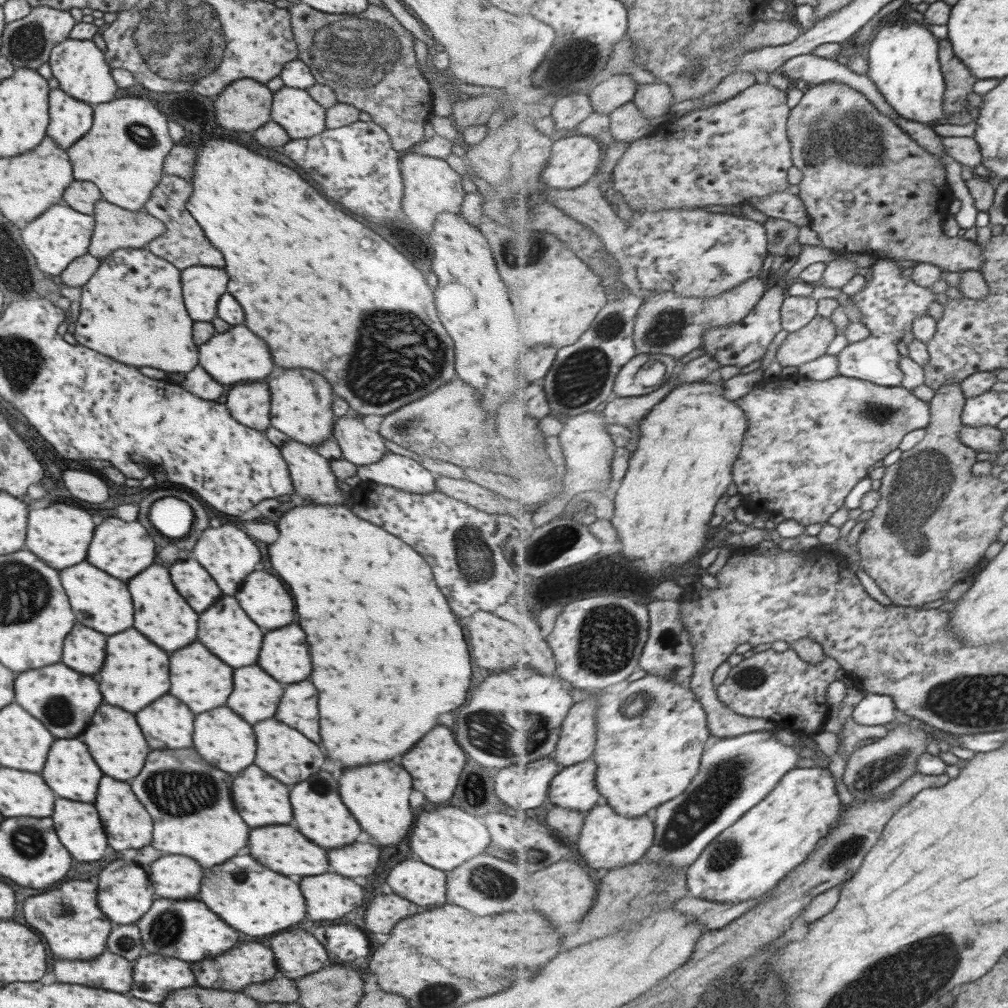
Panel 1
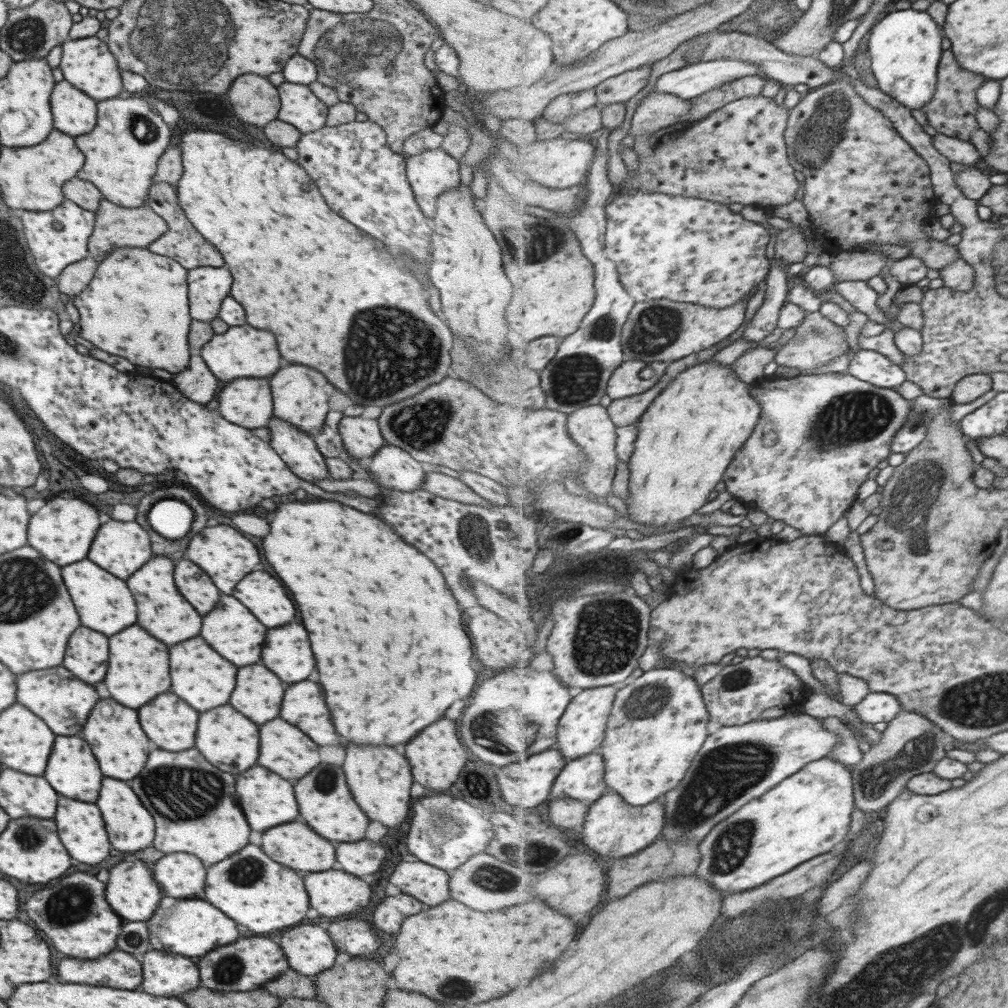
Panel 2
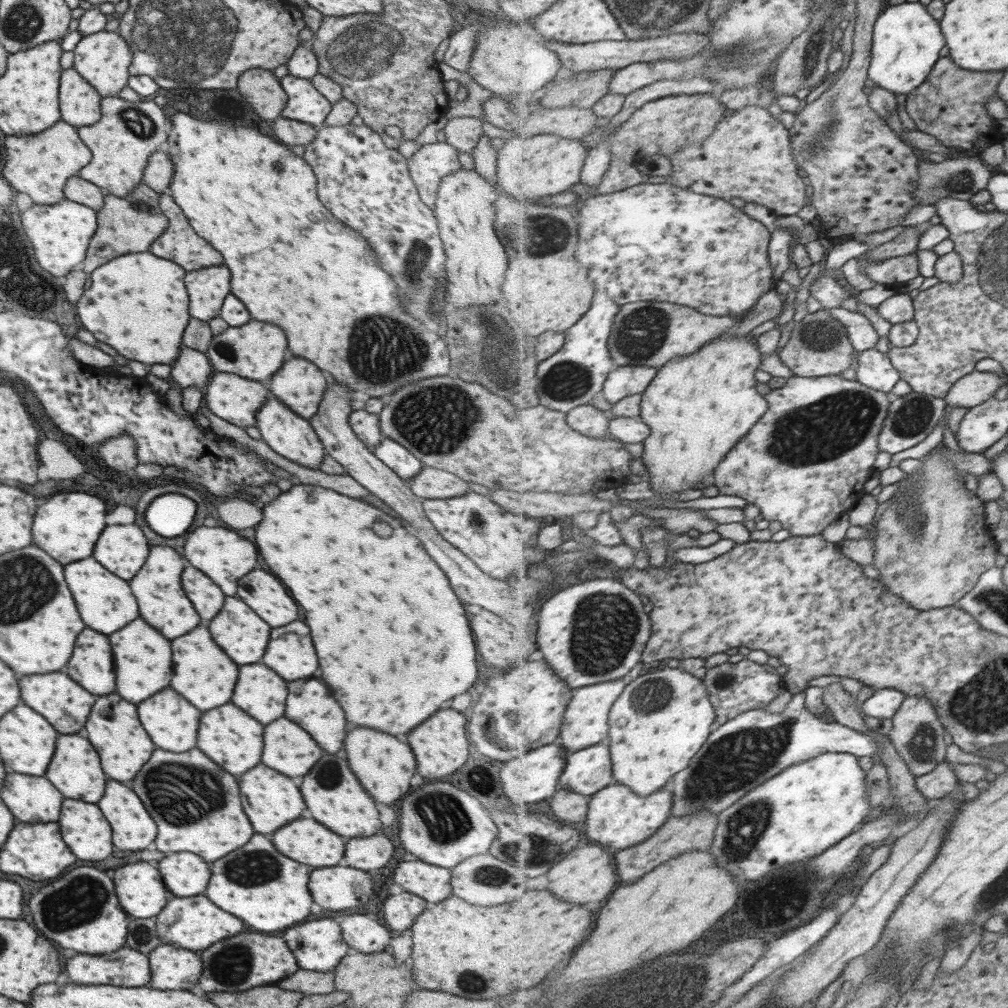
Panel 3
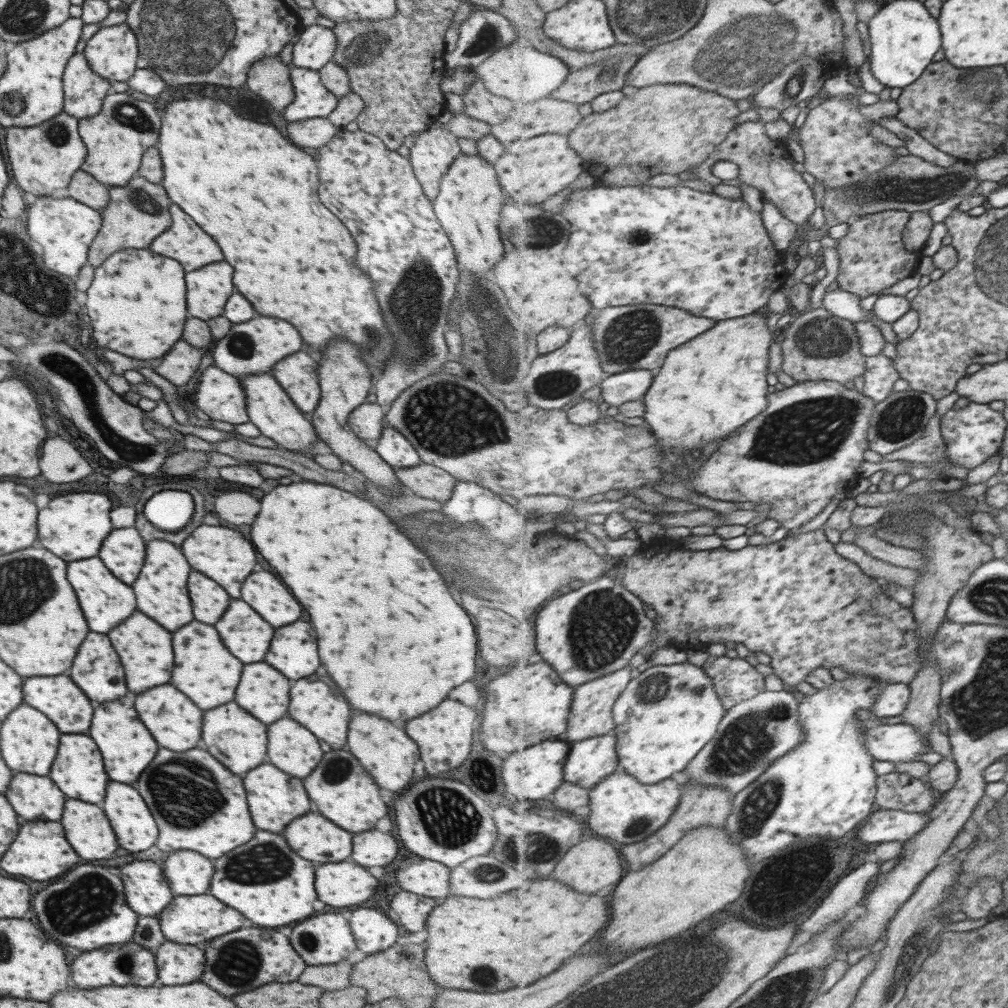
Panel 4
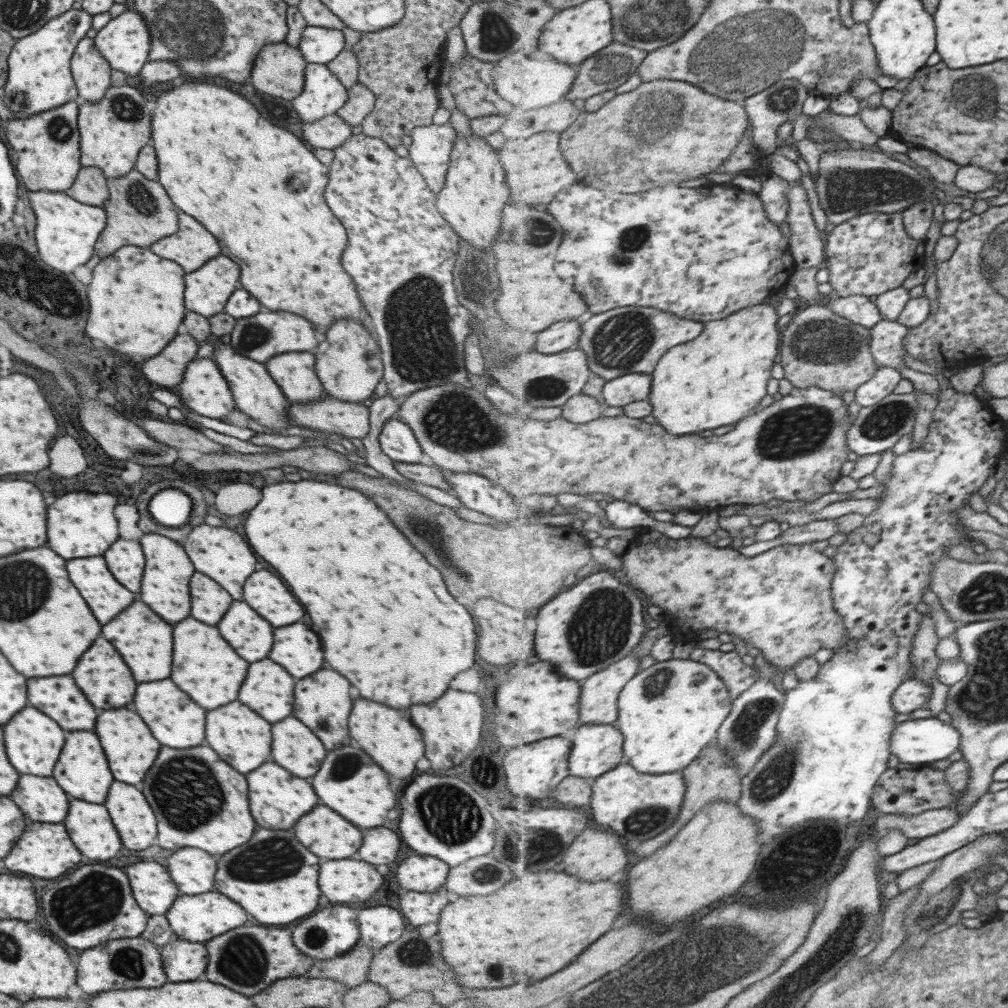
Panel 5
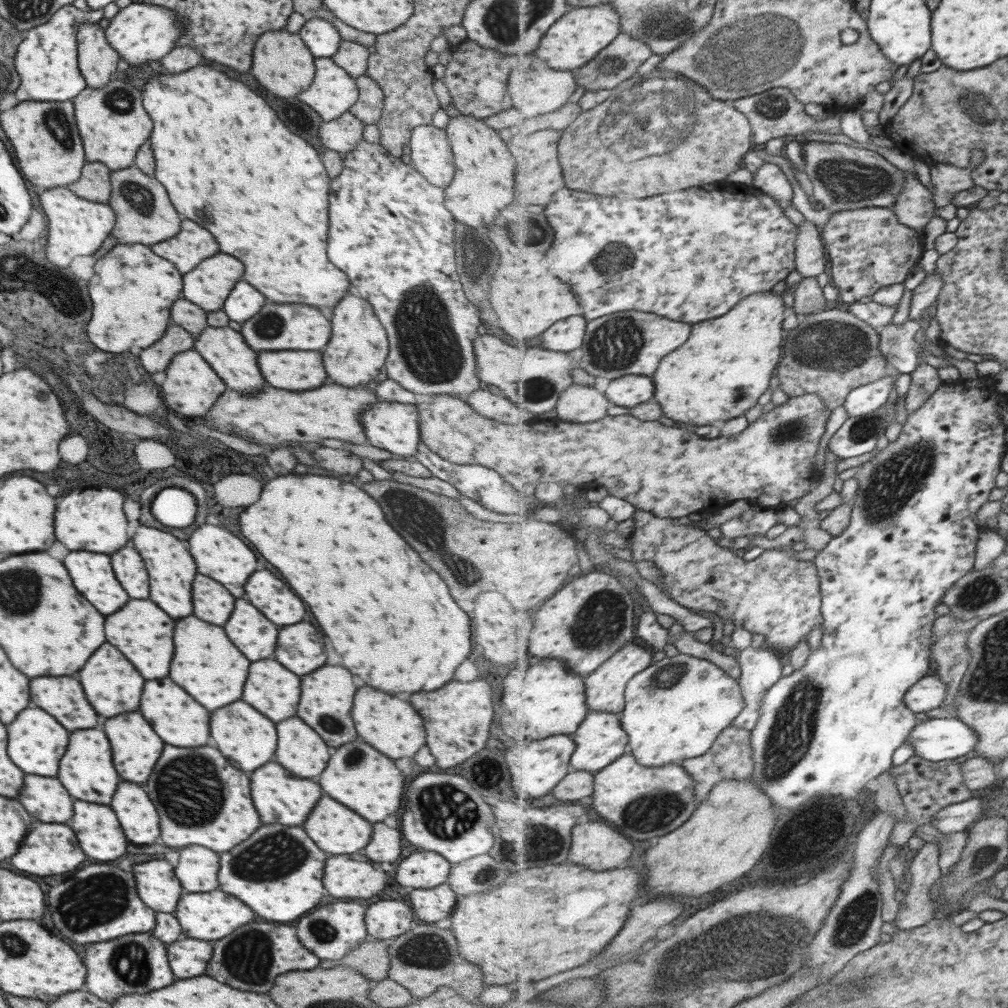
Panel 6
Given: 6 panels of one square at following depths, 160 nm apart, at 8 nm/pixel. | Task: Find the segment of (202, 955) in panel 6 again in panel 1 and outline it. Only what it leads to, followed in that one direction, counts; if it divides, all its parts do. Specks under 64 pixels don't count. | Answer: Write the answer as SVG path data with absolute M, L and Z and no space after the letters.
M157 954L137 957L132 962L131 996L147 1002L161 1002L171 990L193 986L191 964Z

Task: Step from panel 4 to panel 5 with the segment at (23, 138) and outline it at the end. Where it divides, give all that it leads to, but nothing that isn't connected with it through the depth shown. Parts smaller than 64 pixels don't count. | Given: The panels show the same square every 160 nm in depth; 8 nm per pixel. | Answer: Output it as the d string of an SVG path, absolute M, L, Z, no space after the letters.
M77 100L66 102L53 110L29 115L24 119L11 119L5 126L5 140L15 154L15 172L27 190L49 190L64 192L75 180L80 169L79 135L76 127L79 103Z

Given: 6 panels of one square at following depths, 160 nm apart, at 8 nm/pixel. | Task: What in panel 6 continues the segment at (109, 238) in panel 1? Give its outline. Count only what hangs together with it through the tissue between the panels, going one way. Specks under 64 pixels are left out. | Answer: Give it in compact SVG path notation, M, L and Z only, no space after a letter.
M133 164L124 169L110 171L110 195L107 203L115 213L115 222L109 235L114 236L119 244L142 244L145 246L151 246L175 236L181 220L179 220L179 213L173 210L173 205L165 192L164 186L158 180L148 174L143 174Z

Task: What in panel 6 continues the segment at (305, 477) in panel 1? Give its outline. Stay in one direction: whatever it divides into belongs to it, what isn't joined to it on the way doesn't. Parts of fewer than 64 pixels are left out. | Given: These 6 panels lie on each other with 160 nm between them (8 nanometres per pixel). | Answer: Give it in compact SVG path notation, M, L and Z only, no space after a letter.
M205 325L205 328L194 337L192 348L197 351L201 358L211 367L211 370L224 382L227 389L236 393L255 392L265 384L261 373L257 368L256 356L249 345L245 344L239 331L230 327L213 328Z

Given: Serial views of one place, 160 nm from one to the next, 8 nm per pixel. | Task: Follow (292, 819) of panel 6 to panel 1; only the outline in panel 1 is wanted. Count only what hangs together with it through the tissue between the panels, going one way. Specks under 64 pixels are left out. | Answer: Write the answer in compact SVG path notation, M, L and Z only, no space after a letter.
M249 766L241 774L233 776L231 800L233 800L233 806L235 806L237 814L243 818L243 822L249 828L269 826L269 824L287 824L291 820L291 806L289 806L289 798L287 798L287 786L277 782L275 778L269 778L257 766Z

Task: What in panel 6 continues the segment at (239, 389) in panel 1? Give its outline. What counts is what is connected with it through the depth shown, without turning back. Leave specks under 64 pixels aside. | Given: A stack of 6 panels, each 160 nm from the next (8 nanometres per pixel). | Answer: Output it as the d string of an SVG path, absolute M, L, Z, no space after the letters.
M193 348L174 354L164 372L165 378L159 386L164 404L169 411L174 411L176 415L185 419L204 415L212 407L216 398L227 389L205 359L201 358L201 355Z

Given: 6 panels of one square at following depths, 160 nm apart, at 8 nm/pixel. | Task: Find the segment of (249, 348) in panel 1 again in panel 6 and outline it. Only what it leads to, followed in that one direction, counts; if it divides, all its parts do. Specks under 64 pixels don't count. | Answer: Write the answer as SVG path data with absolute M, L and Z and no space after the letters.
M265 304L257 314L240 324L239 334L253 352L261 350L307 350L320 351L331 336L329 316L303 304Z

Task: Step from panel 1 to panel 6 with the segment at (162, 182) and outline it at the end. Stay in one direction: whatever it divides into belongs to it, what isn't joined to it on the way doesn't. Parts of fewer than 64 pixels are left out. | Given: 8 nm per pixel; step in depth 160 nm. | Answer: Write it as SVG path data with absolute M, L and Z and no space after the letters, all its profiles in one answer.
M189 220L181 222L181 230L173 238L148 247L153 254L173 262L173 266L179 270L179 274L189 272L203 258L209 258L209 256L219 253L213 236L205 228L201 228Z

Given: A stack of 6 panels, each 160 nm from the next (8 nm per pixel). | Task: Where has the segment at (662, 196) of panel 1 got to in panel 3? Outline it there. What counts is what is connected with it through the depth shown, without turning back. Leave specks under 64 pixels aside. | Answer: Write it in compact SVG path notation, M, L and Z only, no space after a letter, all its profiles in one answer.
M752 104L735 109L707 140L670 155L673 171L668 182L699 194L756 202L776 216L799 215L807 208L807 184L799 176L789 138L785 124L775 120L765 107Z

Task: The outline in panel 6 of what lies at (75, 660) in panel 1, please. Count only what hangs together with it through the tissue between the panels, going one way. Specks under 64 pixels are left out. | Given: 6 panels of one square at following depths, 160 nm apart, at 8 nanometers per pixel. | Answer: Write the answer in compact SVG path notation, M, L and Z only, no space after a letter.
M101 644L85 662L85 666L77 672L79 684L83 686L85 698L89 700L91 708L105 718L117 716L121 712L133 712L139 706L143 678L137 674L137 670L123 658L121 652L117 652L111 644Z

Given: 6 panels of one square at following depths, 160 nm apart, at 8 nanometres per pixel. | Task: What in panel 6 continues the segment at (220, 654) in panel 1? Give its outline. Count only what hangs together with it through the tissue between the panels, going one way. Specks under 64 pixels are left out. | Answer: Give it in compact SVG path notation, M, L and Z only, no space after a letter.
M235 600L235 608L223 630L251 662L271 656L275 650L277 628L245 600Z

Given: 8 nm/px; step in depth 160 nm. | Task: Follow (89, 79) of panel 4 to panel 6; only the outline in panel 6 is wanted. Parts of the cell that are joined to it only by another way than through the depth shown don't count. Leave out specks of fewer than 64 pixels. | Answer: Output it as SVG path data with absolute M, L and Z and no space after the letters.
M82 22L76 28L77 66L87 87L101 88L112 78L120 56L107 44L98 23Z

